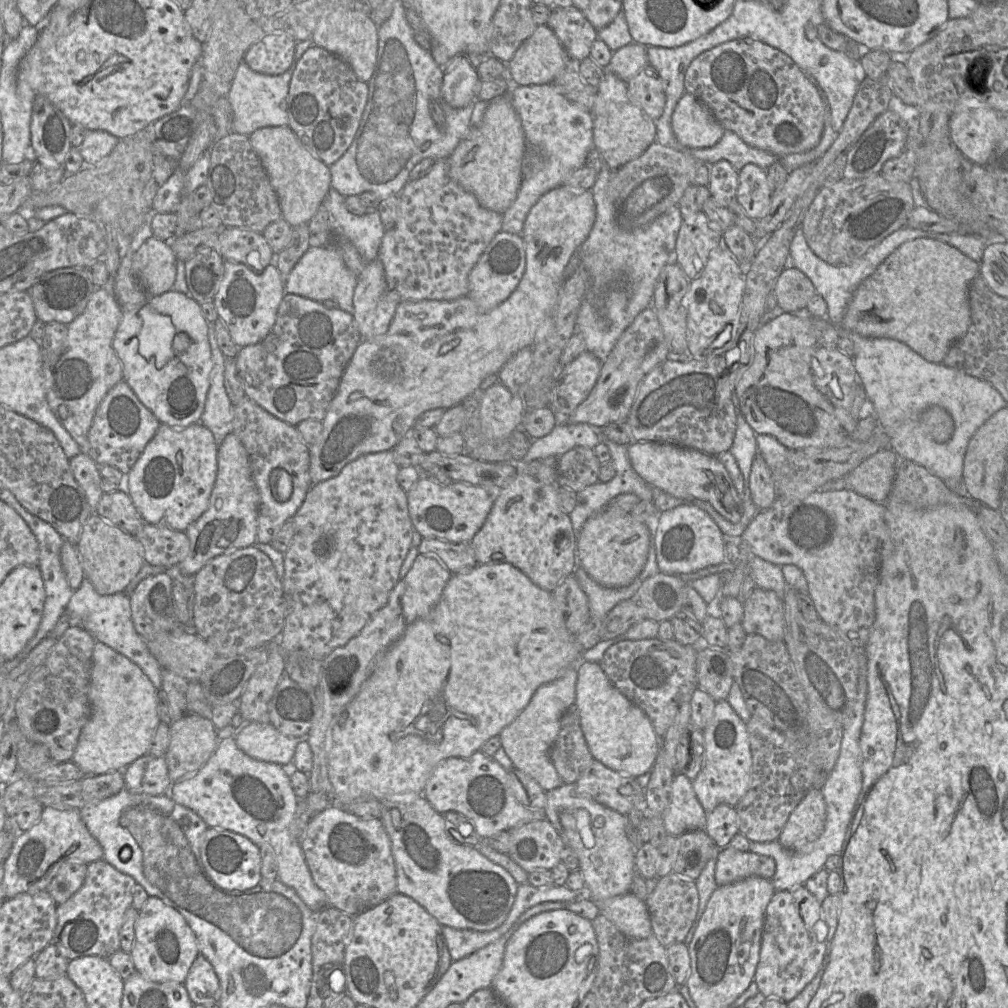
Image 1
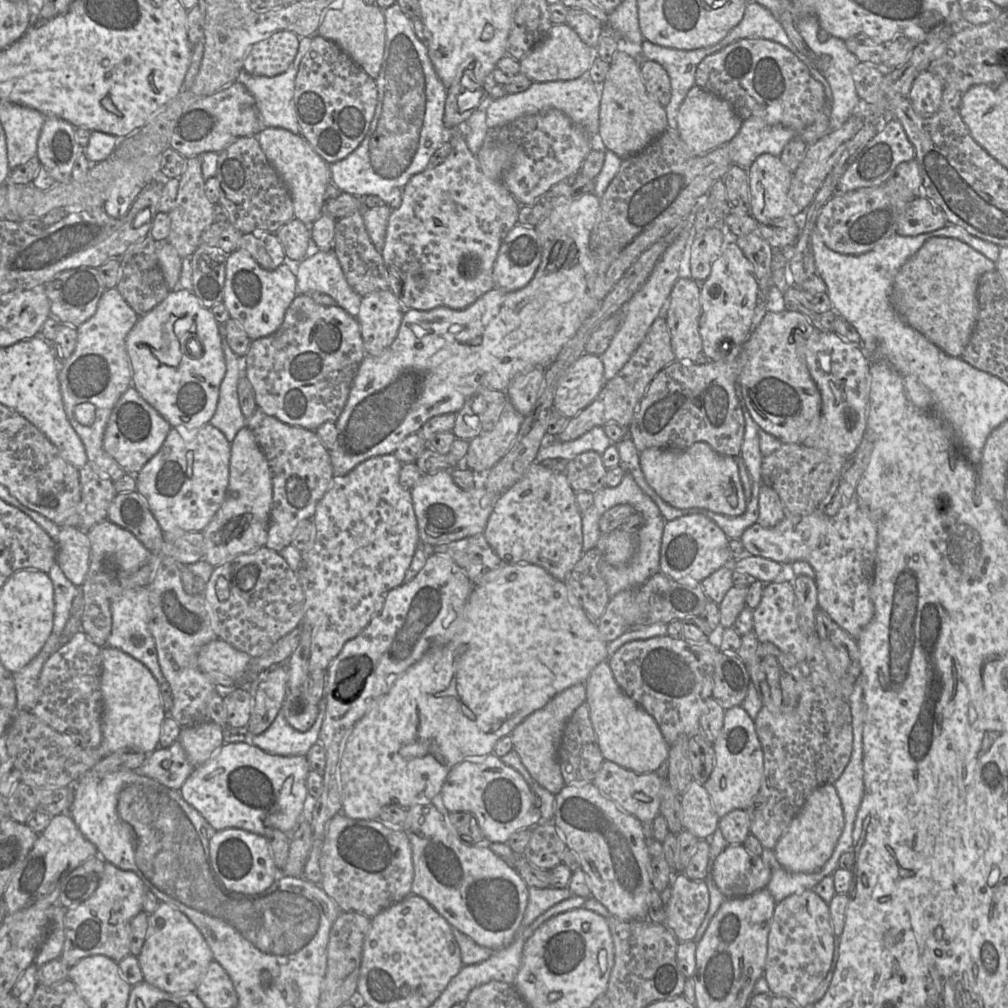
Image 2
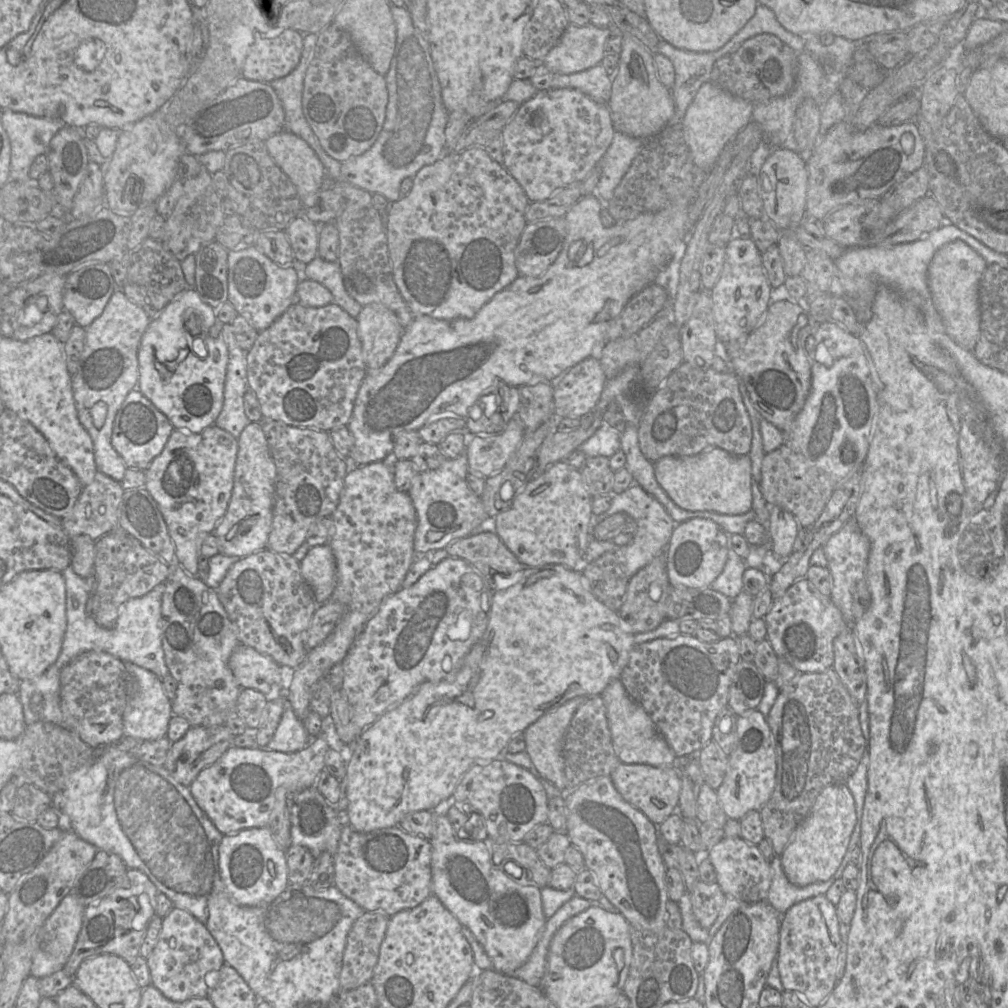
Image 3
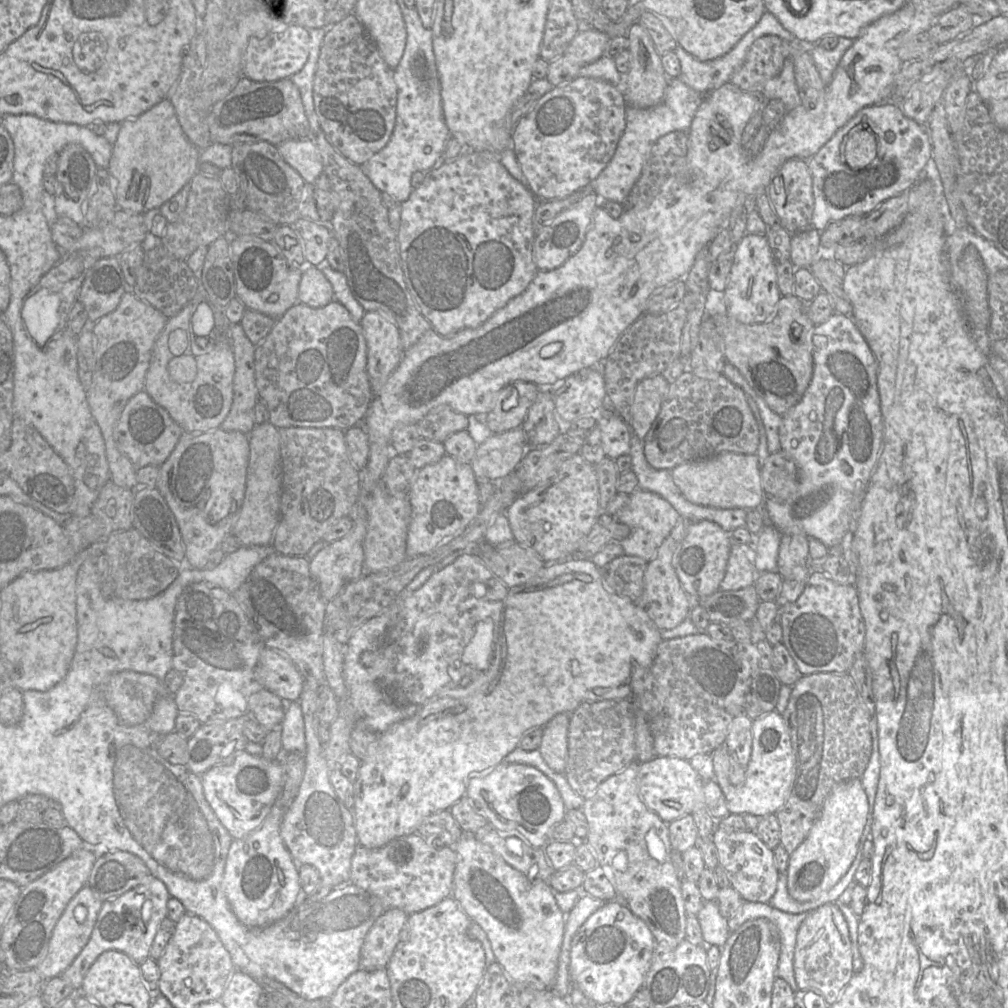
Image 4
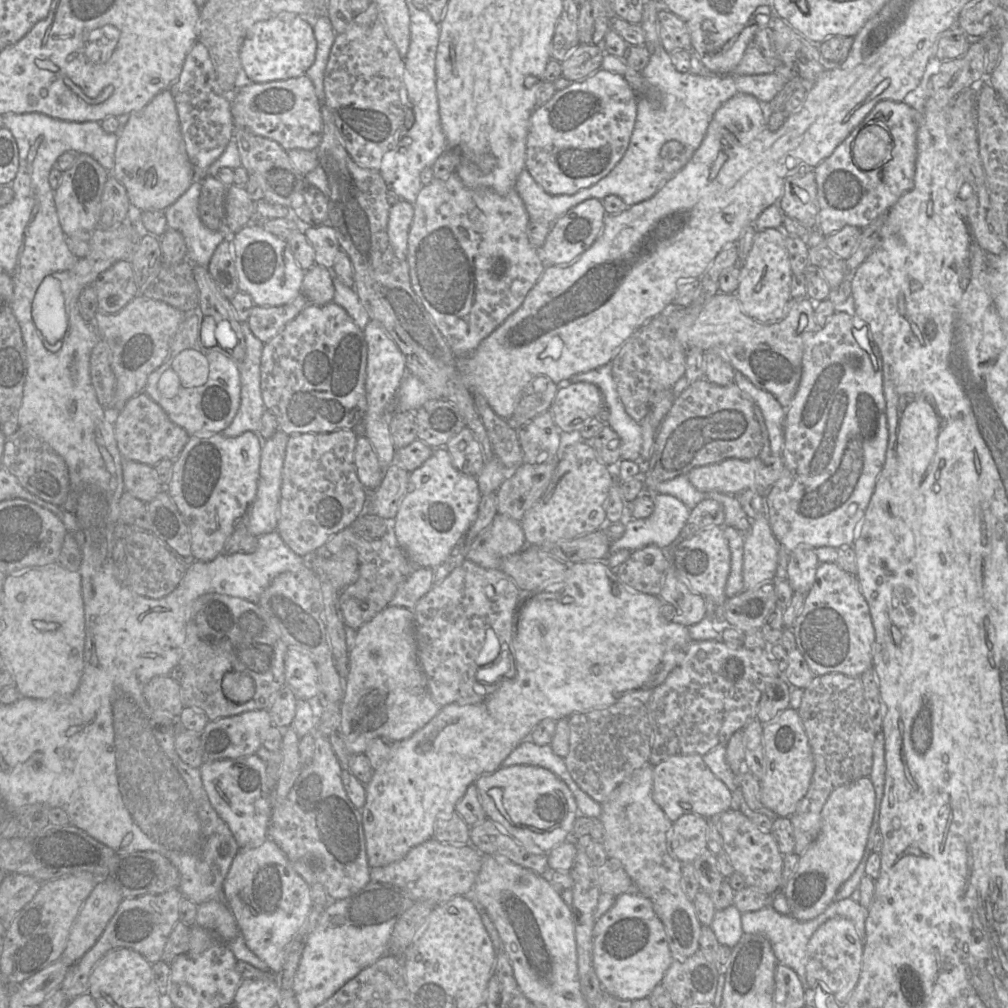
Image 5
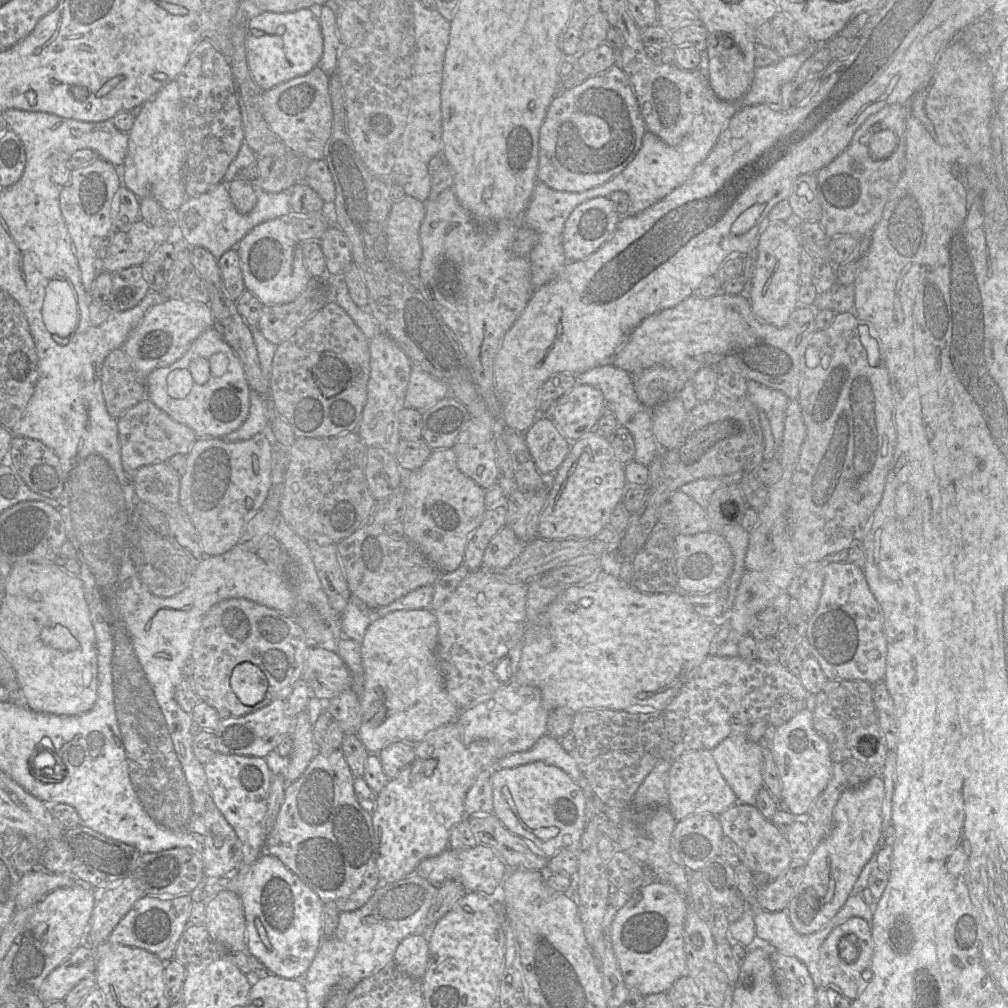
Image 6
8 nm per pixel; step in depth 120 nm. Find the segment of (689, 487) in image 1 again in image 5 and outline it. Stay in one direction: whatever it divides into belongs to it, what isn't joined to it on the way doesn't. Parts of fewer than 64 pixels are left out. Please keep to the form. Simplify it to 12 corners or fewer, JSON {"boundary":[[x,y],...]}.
{"boundary":[[729,458],[687,474],[699,491],[760,491],[761,460]]}

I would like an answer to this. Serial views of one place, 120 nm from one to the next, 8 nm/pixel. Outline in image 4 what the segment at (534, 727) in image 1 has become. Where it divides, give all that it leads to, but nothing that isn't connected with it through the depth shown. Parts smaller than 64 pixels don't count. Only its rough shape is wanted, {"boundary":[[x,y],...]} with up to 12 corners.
{"boundary":[[570,713],[543,726],[538,748],[547,765],[565,773]]}

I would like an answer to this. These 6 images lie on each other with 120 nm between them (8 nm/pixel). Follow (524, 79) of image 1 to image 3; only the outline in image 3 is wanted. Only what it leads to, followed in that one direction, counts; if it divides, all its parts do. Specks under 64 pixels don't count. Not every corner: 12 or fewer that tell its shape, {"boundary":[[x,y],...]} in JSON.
{"boundary":[[570,23],[543,64],[572,74],[601,63],[612,27]]}

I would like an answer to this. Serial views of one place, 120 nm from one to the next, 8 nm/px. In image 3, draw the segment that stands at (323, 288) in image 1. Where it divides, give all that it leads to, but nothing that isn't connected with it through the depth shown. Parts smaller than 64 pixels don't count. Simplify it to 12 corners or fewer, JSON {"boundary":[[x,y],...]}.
{"boundary":[[317,255],[304,277],[321,283],[350,316],[362,306],[346,291],[338,262]]}

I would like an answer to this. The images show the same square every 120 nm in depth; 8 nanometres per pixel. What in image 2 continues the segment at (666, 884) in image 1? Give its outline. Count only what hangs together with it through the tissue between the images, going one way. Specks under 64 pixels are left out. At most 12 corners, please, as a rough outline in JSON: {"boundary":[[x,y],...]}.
{"boundary":[[674,874],[664,924],[691,941],[709,909],[705,881]]}

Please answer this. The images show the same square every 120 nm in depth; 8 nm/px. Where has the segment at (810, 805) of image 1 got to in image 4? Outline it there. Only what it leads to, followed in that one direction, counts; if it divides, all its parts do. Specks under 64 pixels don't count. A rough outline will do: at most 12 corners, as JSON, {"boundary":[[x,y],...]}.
{"boundary":[[860,779],[832,788],[789,856],[787,890],[830,890],[861,847],[868,797]]}

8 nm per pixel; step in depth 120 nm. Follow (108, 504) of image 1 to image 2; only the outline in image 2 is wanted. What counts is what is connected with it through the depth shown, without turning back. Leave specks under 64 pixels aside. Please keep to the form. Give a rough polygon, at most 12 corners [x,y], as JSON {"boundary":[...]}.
{"boundary":[[138,491],[117,493],[107,519],[161,558],[164,533]]}

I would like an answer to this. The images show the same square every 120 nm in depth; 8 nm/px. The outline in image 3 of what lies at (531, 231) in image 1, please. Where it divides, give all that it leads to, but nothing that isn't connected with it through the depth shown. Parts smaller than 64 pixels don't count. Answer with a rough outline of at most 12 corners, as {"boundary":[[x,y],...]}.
{"boundary":[[676,199],[563,216],[539,276],[471,318],[415,315],[367,369],[350,466],[500,384],[553,386],[681,259]]}

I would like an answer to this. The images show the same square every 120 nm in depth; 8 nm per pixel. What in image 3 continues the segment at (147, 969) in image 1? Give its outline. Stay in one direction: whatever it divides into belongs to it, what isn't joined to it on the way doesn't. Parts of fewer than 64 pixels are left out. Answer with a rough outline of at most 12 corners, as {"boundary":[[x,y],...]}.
{"boundary":[[188,911],[163,918],[147,958],[152,984],[173,1002],[208,996],[224,964]]}

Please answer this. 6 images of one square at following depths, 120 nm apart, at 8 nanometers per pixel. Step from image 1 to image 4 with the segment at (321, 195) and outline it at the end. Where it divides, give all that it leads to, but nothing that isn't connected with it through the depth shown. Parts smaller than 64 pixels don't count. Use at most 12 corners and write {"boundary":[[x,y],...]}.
{"boundary":[[287,140],[277,146],[282,158],[306,183],[323,173],[314,140]]}

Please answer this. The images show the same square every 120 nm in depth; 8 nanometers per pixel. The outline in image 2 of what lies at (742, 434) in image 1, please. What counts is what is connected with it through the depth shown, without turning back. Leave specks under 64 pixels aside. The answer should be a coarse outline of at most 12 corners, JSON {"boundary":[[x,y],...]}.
{"boundary":[[740,376],[736,395],[745,419],[740,457],[754,484],[763,484],[760,427],[752,419],[742,395]]}

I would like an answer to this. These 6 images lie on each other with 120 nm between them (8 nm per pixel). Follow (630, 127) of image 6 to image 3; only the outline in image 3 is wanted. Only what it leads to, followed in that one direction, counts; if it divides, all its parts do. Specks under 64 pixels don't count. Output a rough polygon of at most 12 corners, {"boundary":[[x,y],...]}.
{"boundary":[[540,90],[502,130],[530,202],[579,184],[614,134],[607,104]]}

